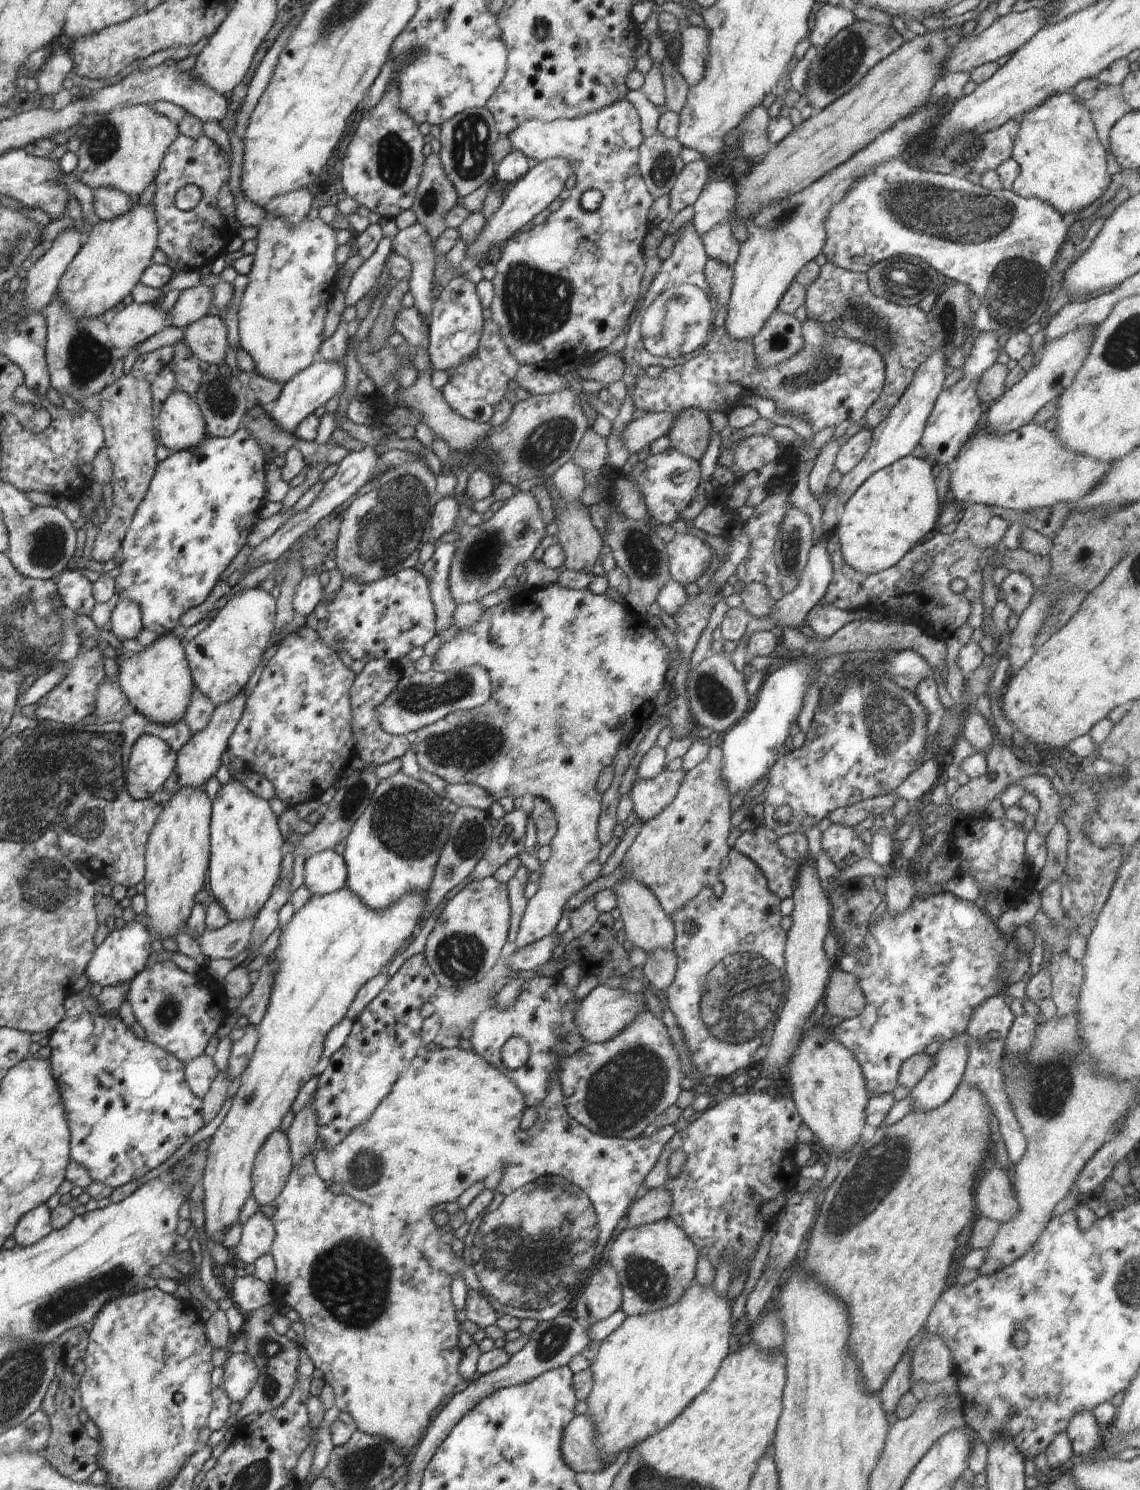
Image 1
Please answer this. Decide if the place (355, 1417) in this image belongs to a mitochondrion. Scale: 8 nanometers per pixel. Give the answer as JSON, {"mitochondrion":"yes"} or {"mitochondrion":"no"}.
{"mitochondrion":"no"}

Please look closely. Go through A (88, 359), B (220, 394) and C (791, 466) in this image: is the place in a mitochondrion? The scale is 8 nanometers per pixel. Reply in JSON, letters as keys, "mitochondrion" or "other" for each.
{"A":"mitochondrion","B":"mitochondrion","C":"other"}

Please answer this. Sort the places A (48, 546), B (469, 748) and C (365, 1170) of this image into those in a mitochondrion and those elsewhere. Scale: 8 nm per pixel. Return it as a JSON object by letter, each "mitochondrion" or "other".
{"A":"mitochondrion","B":"mitochondrion","C":"mitochondrion"}

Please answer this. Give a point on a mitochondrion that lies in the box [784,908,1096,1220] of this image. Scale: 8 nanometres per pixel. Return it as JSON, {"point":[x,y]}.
{"point":[1049,1085]}

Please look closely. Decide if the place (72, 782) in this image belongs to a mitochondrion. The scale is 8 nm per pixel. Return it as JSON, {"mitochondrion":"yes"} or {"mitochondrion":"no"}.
{"mitochondrion":"yes"}

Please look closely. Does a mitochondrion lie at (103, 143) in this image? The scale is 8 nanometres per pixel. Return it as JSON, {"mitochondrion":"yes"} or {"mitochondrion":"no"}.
{"mitochondrion":"yes"}

